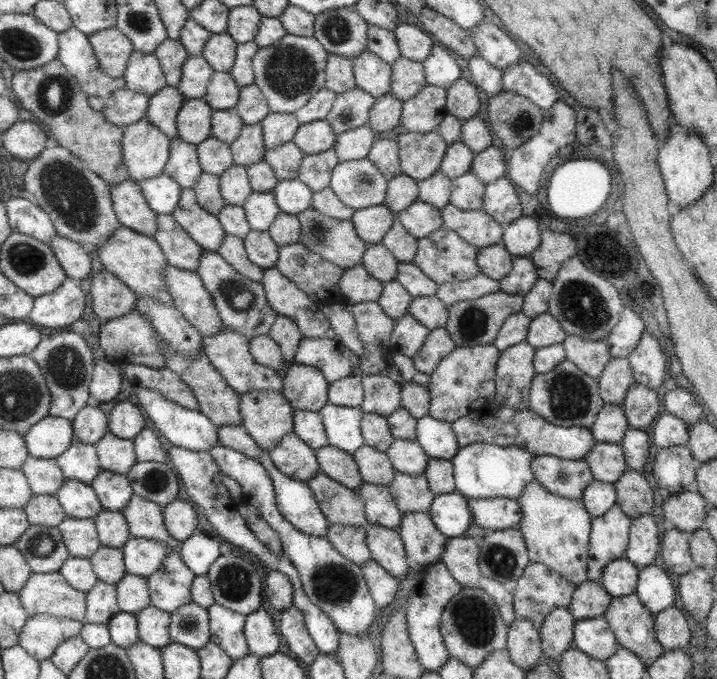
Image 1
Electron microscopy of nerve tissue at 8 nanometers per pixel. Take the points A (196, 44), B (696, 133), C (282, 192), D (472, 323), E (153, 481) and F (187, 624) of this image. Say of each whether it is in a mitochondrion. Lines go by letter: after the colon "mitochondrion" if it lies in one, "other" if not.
A: other
B: other
C: other
D: mitochondrion
E: mitochondrion
F: mitochondrion

